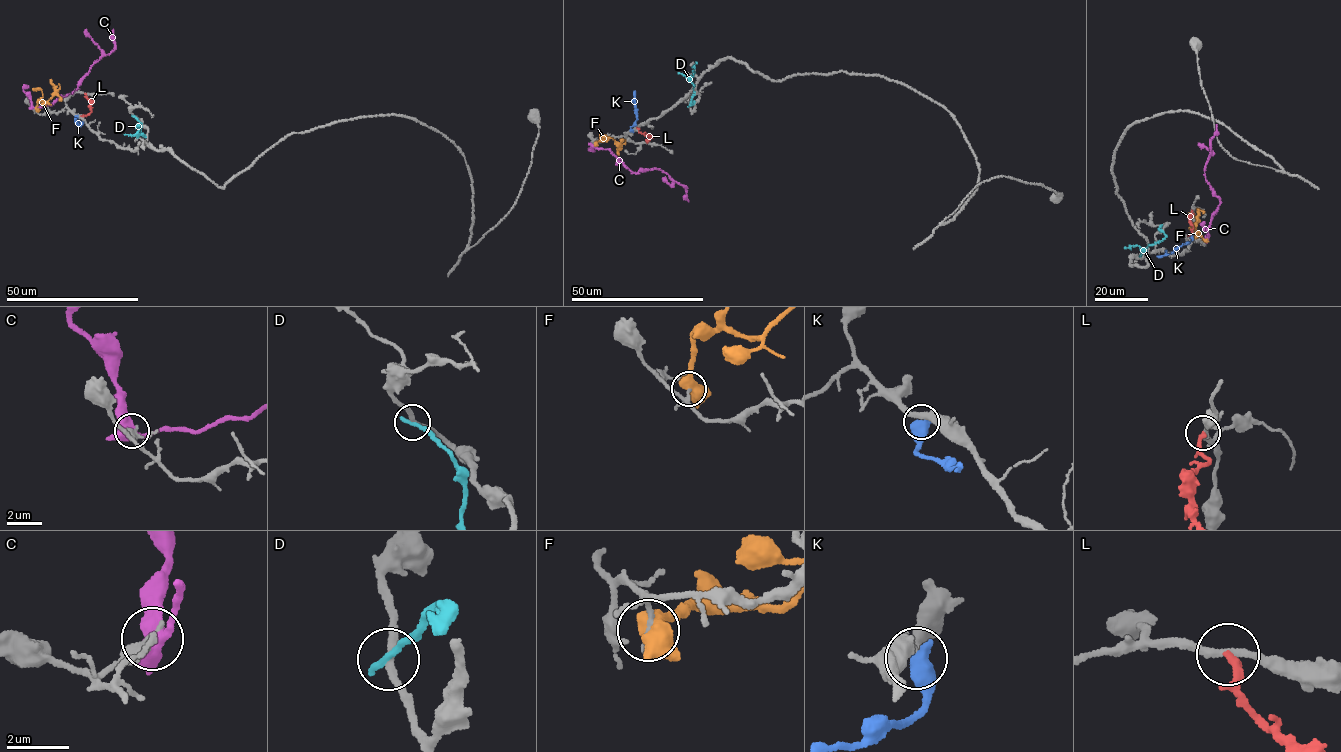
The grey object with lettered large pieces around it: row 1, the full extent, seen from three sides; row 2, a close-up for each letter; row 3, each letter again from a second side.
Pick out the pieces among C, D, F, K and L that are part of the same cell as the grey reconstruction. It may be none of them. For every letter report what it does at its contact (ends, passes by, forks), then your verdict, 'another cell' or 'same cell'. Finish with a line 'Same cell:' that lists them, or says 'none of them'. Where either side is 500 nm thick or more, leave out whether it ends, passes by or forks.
C: it forks | another cell
D: it ends | another cell
F: another cell
K: another cell
L: it ends | another cell
Same cell: none of them

